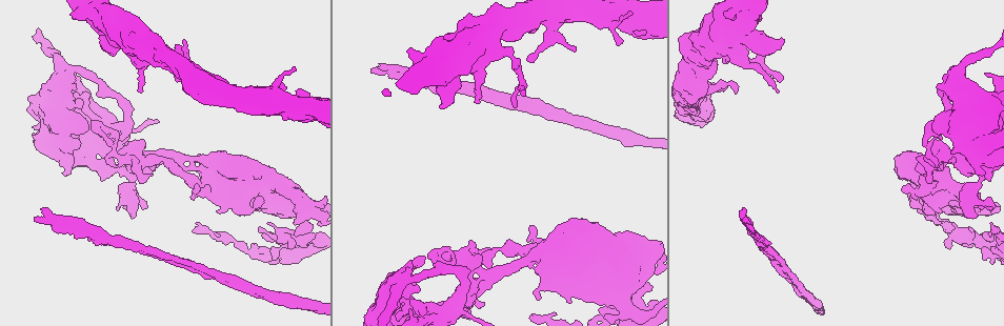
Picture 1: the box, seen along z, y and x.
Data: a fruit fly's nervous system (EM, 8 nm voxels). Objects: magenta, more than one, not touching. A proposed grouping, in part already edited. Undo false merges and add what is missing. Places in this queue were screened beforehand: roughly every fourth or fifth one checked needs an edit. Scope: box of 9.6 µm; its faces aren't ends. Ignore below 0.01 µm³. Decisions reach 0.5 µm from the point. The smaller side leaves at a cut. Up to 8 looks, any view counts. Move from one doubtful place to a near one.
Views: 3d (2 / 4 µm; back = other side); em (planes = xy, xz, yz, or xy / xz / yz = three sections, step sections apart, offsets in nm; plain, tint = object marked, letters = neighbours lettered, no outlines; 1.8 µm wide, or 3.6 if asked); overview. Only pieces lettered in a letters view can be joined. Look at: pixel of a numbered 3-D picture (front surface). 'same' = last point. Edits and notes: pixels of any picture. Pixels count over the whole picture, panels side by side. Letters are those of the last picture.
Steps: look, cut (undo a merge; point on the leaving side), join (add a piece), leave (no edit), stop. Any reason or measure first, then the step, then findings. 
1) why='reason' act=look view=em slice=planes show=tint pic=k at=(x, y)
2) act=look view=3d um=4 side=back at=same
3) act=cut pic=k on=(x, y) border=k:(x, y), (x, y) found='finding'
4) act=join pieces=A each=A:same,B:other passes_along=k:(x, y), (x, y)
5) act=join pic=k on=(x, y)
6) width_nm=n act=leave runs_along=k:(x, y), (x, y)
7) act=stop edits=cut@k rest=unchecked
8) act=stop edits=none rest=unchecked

act=look view=em slice=xz step=16 show=letters pic=1 at=(371, 71)

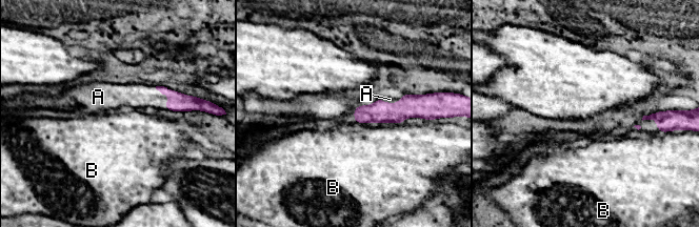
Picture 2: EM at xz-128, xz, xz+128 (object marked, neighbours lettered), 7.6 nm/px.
act=join pieces=A each=A:same,B:other passes_along=2:(177, 102), (167, 95), (138, 96) found='the cell continues'

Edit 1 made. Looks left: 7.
why='redraw' act=look view=overview

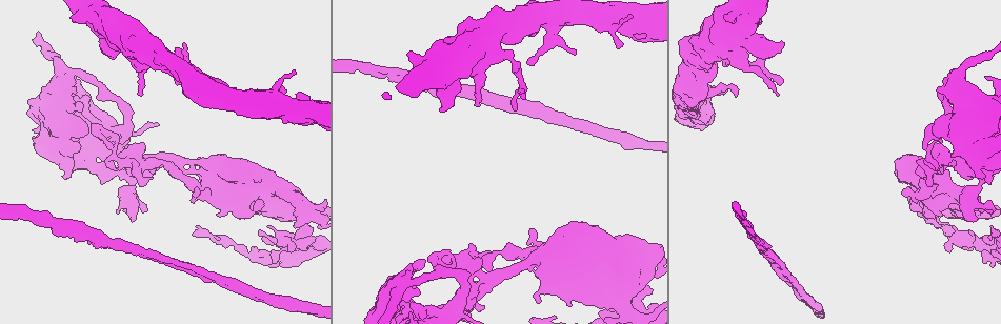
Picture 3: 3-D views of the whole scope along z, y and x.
why='free end' act=look view=3d um=2 pic=3 at=(527, 60)

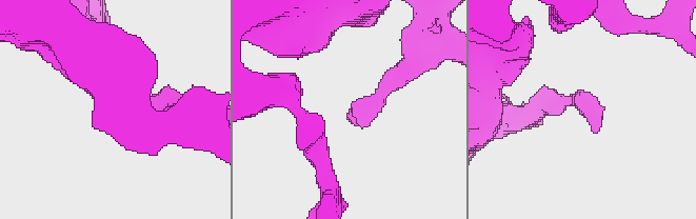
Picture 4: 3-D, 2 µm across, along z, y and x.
act=look view=em slice=yz step=8 show=letters pic=4 at=(348, 113)

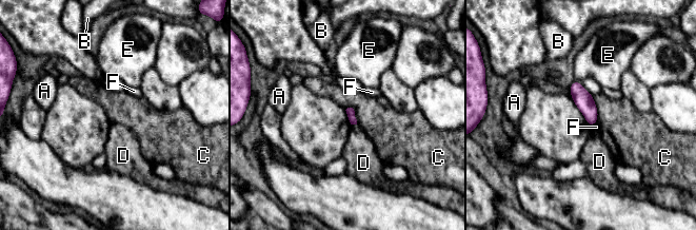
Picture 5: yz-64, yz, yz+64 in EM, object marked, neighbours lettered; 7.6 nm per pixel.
act=look view=em slice=xz step=4 show=letters at=same

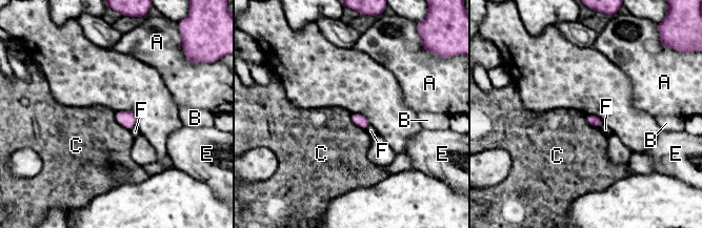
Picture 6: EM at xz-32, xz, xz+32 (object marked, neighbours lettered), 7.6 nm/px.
act=leave each=A:other,B:other,C:other,E:other,F:other border=6:(115, 112), (115, 119), (129, 130) found='no lettered piece goes on from it'

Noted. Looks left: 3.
why='an open end' act=look view=em slice=xy step=16 show=tint pic=3 at=(184, 43)

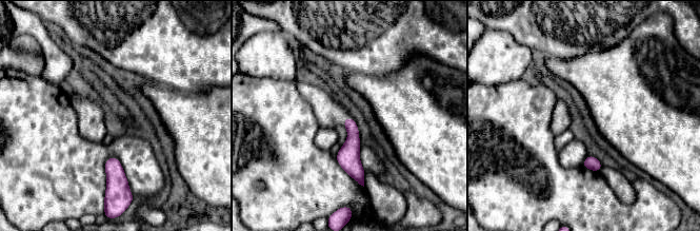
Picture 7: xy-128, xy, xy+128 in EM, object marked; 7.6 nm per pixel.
act=look view=em slice=planes show=letters at=same

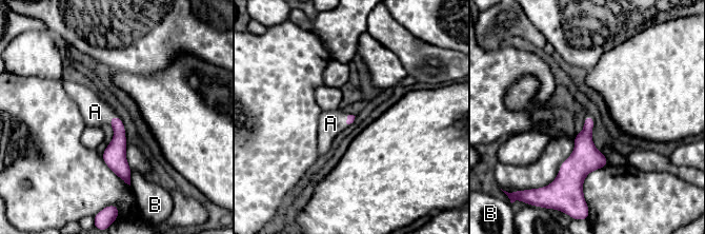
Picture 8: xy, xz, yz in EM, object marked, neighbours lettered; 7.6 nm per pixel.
act=join pieces=A each=A:same,B:other passes_along=8:(116, 150), (111, 118), (95, 112) found='the cell continues'

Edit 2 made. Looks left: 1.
act=stop edits=join@2,join@8 rest=unchecked

